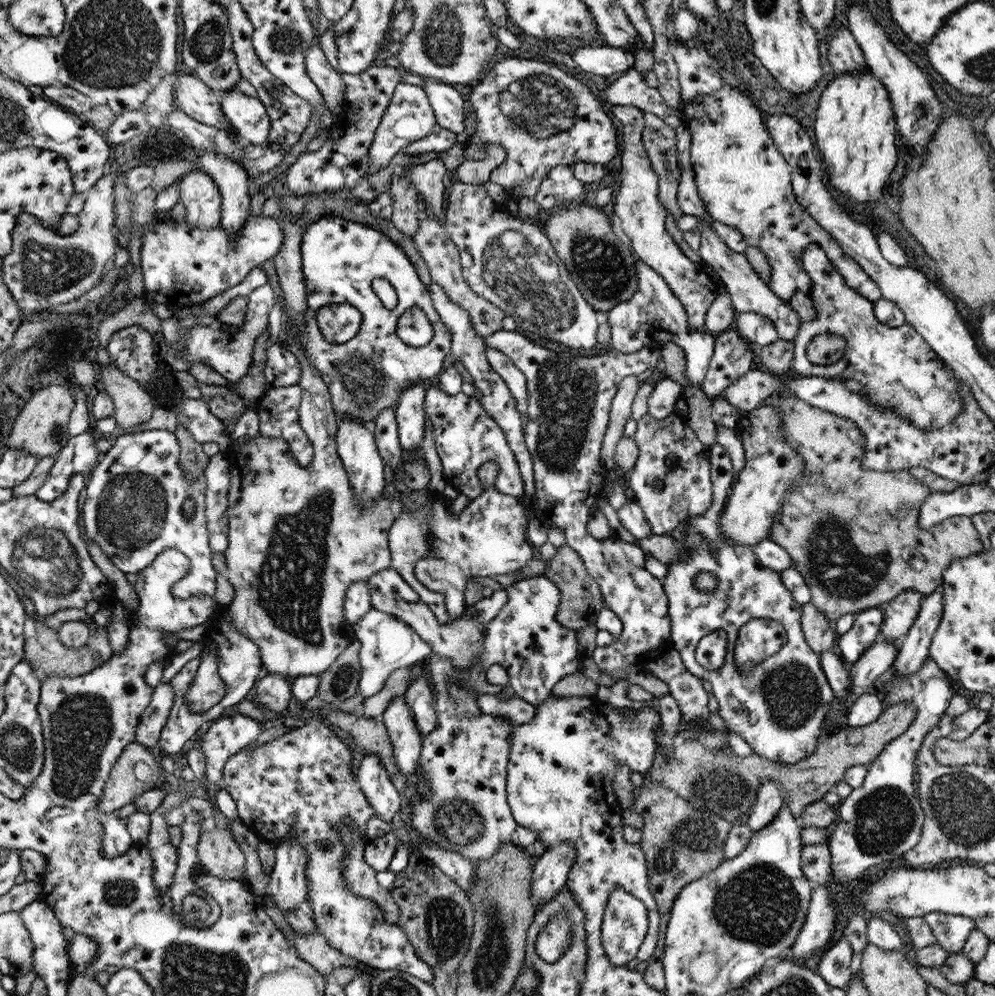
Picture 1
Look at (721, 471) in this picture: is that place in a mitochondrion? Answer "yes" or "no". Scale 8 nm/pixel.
no

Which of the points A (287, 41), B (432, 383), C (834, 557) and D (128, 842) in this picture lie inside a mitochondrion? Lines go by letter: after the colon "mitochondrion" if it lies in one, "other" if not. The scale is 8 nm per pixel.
A: mitochondrion
B: other
C: mitochondrion
D: other

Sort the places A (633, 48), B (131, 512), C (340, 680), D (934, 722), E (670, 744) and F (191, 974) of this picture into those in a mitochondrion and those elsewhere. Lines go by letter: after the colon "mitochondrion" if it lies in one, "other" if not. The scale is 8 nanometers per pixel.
A: other
B: mitochondrion
C: mitochondrion
D: other
E: other
F: mitochondrion

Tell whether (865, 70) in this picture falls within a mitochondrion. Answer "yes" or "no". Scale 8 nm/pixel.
no

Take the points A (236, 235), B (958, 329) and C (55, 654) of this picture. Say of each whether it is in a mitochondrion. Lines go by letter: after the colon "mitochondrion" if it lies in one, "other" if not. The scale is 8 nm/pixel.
A: other
B: other
C: other

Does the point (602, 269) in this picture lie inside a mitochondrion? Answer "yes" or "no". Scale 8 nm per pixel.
yes

